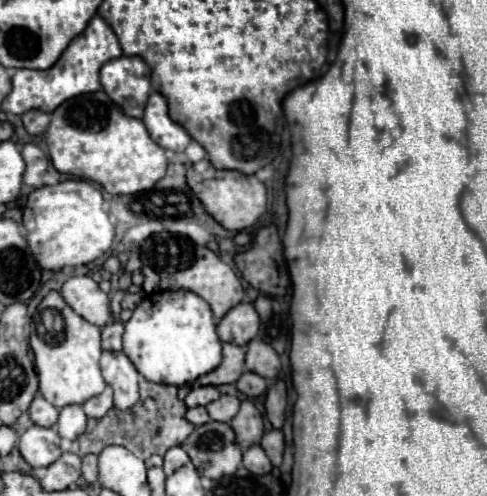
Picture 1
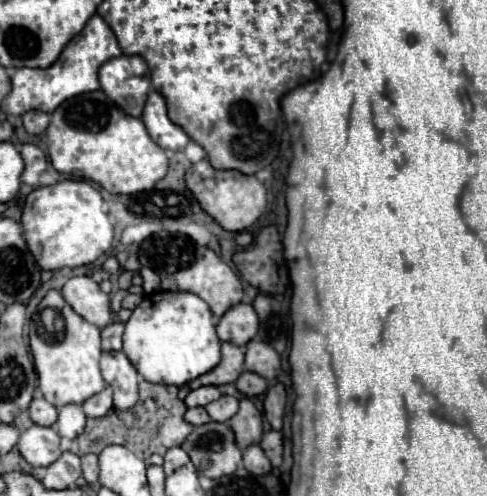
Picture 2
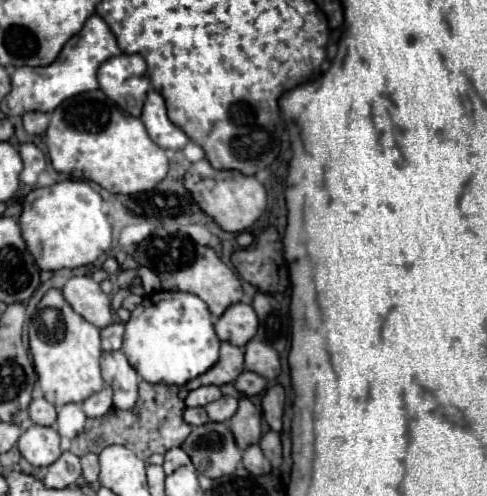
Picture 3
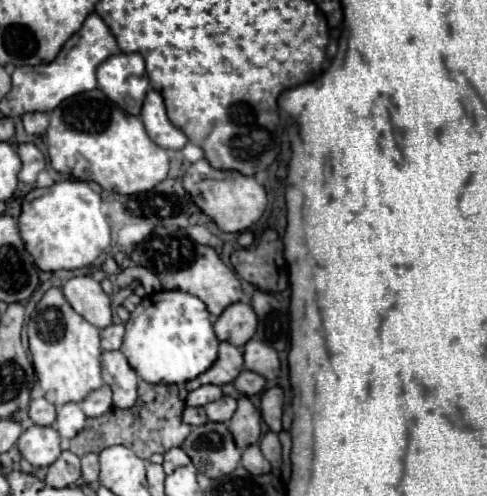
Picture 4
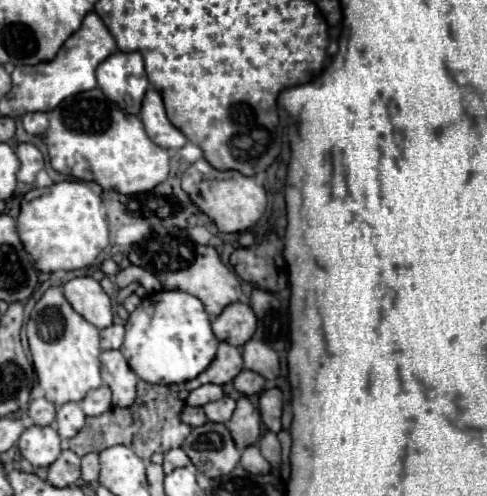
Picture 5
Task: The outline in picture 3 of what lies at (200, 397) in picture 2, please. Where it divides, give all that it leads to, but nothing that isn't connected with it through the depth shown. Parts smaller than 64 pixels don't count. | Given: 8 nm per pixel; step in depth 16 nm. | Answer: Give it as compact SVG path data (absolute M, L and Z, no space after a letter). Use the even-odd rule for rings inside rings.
M200 386L186 396L186 406L206 406L208 402L218 400L220 396L222 392L218 386Z

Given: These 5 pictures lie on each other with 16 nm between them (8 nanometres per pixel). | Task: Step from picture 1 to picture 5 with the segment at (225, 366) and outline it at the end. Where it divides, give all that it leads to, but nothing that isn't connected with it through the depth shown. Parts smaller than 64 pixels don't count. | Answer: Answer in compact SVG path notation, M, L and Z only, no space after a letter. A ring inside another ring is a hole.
M220 342L216 360L200 376L186 382L186 390L194 390L194 388L198 388L202 384L226 384L226 382L232 382L240 374L242 366L244 366L244 360L242 360L240 348L232 348L232 344Z

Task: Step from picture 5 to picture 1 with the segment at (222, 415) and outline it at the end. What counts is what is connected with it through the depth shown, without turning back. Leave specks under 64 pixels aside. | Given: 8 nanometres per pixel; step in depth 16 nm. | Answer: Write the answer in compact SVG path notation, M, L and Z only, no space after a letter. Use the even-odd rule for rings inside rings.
M222 394L218 400L210 402L206 406L208 414L212 416L212 420L218 420L218 422L230 422L236 412L240 410L240 398L236 396L230 396L230 394Z

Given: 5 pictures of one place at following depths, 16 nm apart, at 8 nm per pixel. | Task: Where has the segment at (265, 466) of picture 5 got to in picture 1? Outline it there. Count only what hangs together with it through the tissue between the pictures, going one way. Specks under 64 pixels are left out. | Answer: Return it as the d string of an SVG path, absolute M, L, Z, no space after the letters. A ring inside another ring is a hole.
M252 446L244 452L244 468L248 468L248 472L260 476L260 474L268 474L272 470L272 464L260 446Z

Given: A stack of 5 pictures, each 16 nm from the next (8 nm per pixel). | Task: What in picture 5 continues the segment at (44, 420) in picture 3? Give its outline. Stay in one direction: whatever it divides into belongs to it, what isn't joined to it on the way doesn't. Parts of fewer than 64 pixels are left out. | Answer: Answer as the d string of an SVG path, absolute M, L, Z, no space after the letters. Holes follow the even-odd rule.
M34 398L30 402L30 410L28 416L34 420L34 424L38 426L50 426L56 420L56 408L52 402L48 402L46 398Z

